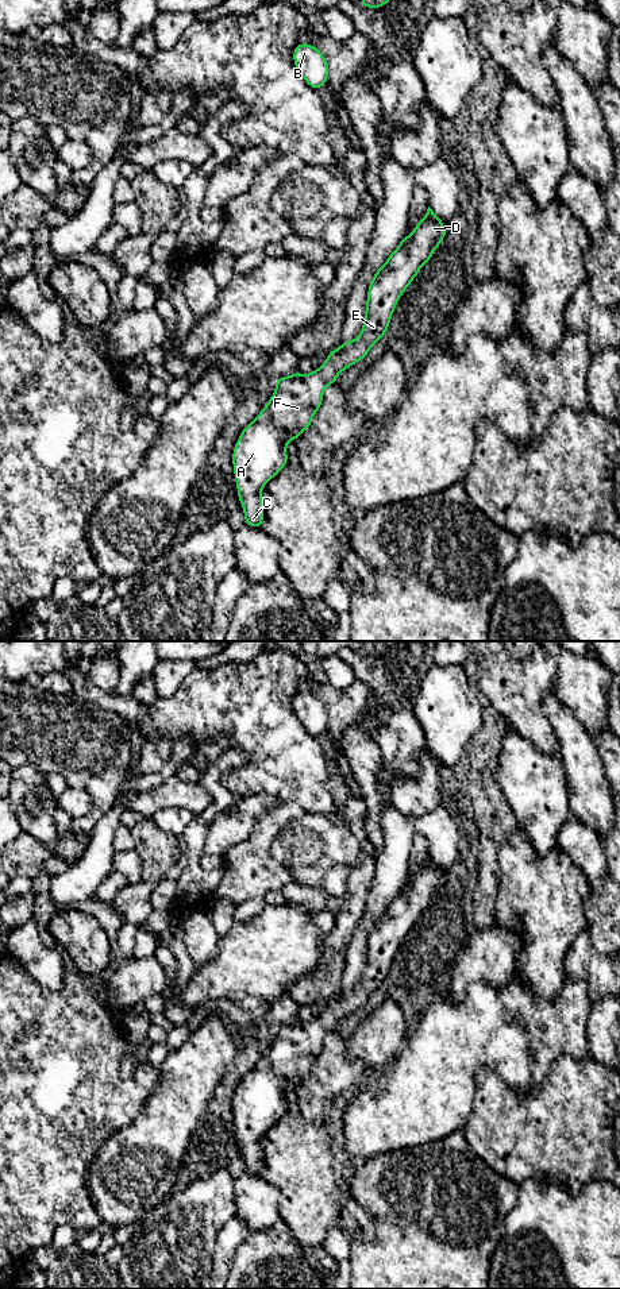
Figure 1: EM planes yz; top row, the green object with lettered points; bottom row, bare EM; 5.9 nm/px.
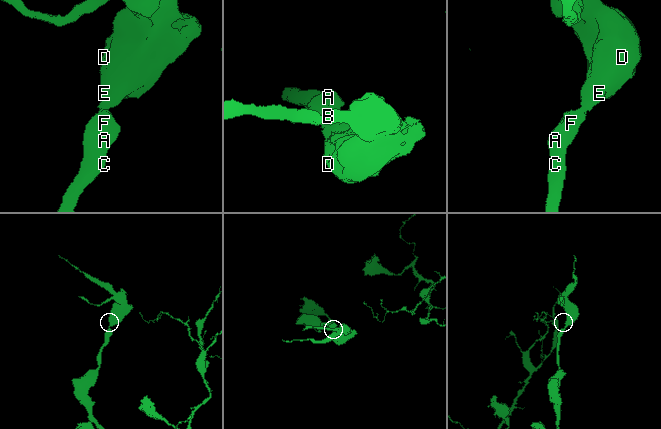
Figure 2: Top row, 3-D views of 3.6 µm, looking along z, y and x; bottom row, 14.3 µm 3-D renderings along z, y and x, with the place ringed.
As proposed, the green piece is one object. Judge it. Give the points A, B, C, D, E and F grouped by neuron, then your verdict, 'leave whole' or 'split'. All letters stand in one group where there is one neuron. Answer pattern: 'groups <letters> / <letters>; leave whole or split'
groups A B C D E F; leave whole

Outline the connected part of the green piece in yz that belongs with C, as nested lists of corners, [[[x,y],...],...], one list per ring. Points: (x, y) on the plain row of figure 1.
[[[428,854],[425,864],[419,868],[408,884],[404,884],[386,910],[376,919],[367,938],[365,970],[361,981],[353,989],[343,989],[339,996],[328,1000],[327,1008],[317,1018],[305,1023],[294,1019],[289,1024],[276,1027],[273,1043],[259,1062],[243,1076],[232,1100],[234,1123],[238,1146],[243,1154],[244,1172],[261,1177],[263,1170],[261,1139],[288,1112],[288,1089],[294,1089],[311,1074],[315,1061],[323,1051],[326,1035],[331,1031],[335,1033],[342,1019],[366,1006],[369,997],[386,983],[390,965],[404,938],[432,906],[432,900],[440,894],[446,881],[443,868]]]

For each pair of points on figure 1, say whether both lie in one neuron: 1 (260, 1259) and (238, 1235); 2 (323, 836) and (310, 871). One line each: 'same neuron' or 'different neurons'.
1: different neurons
2: same neuron

